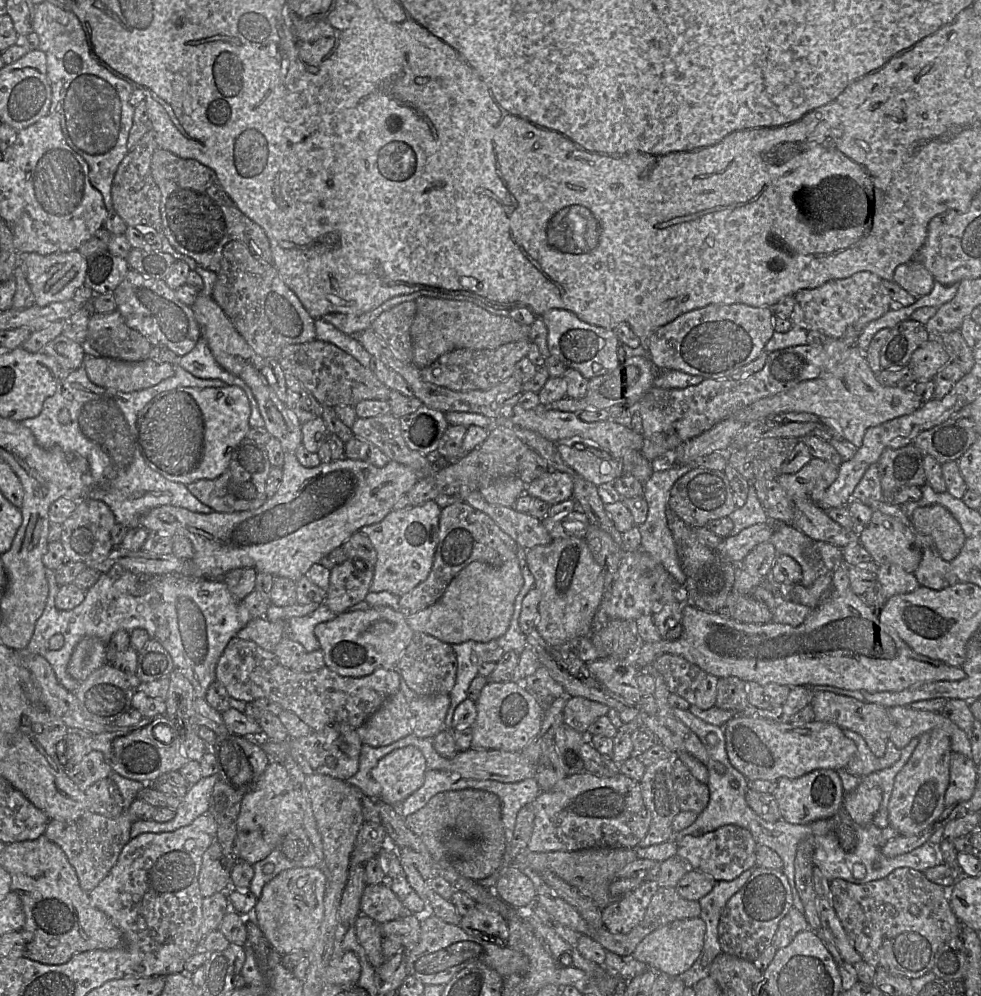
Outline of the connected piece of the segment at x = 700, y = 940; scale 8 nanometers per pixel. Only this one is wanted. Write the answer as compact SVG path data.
M700 917L676 920L645 936L632 956L649 968L675 977L690 968L698 958L703 948L704 938L705 923Z

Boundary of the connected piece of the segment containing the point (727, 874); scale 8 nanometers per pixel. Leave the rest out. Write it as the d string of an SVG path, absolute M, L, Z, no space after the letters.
M725 825L698 836L687 835L676 840L676 856L689 868L701 871L717 881L731 881L746 870L756 866L758 843L749 830L736 825Z

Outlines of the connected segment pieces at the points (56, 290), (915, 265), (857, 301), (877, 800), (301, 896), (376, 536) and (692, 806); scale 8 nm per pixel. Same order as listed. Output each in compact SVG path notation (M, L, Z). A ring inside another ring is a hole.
M78 251L50 255L27 253L19 255L19 265L26 274L35 297L35 304L45 306L73 298L75 291L84 285L87 259Z
M916 260L899 265L893 281L917 297L929 294L935 282L932 274Z
M860 272L847 279L829 281L814 289L803 289L794 294L795 304L790 316L792 327L807 332L818 331L828 339L844 336L848 326L862 331L870 322L882 317L895 307L883 285L883 279L870 272Z
M862 779L854 790L845 793L843 809L854 823L868 826L873 822L881 802L881 789L877 786L868 786Z
M301 867L280 872L263 887L251 919L258 924L273 952L287 955L312 949L324 917L326 884L327 878L320 868Z
M428 500L423 504L392 510L381 521L359 530L369 538L376 552L369 592L386 591L400 597L428 577L438 545L440 513L441 507L434 500Z
M676 756L673 757L673 787L680 811L700 814L709 803L709 789L697 780Z

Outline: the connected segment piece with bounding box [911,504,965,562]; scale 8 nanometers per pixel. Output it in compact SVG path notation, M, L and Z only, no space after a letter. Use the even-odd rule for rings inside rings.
M943 505L917 507L912 512L911 521L916 531L933 539L944 560L950 562L960 553L965 534L957 519Z

